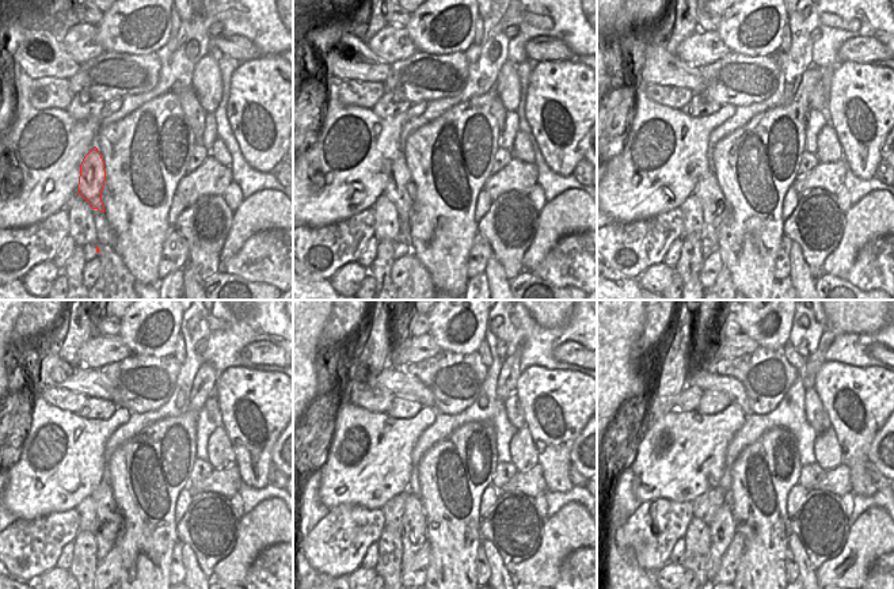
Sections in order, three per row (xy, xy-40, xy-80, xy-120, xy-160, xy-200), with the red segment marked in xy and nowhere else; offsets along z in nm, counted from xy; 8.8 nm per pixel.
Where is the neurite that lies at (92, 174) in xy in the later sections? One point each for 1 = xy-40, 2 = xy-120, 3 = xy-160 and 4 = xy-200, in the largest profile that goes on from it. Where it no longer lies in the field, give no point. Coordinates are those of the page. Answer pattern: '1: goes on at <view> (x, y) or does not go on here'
1: goes on at xy-40 (396, 190)
2: goes on at xy-120 (109, 520)
3: goes on at xy-160 (413, 535)
4: goes on at xy-200 (722, 531)

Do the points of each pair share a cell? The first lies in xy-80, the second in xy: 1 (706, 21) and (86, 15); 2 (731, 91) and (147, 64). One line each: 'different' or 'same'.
1: same
2: same

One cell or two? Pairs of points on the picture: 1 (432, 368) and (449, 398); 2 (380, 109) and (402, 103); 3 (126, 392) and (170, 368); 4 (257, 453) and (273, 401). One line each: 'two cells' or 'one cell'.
1: one cell
2: one cell
3: one cell
4: one cell

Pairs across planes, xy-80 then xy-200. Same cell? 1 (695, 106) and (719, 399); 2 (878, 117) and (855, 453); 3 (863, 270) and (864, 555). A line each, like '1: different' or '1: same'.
1: same
2: same
3: different

